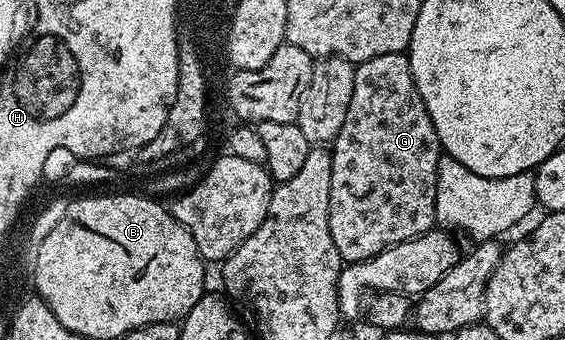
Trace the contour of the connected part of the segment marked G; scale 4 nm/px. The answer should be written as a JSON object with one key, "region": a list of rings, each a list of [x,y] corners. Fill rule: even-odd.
{"region":[[[405,53],[385,54],[357,63],[354,71],[352,104],[348,104],[348,116],[344,116],[344,124],[330,150],[330,231],[346,264],[376,257],[390,246],[431,233],[436,226],[438,165],[444,151],[414,83],[410,64],[411,59]]]}

